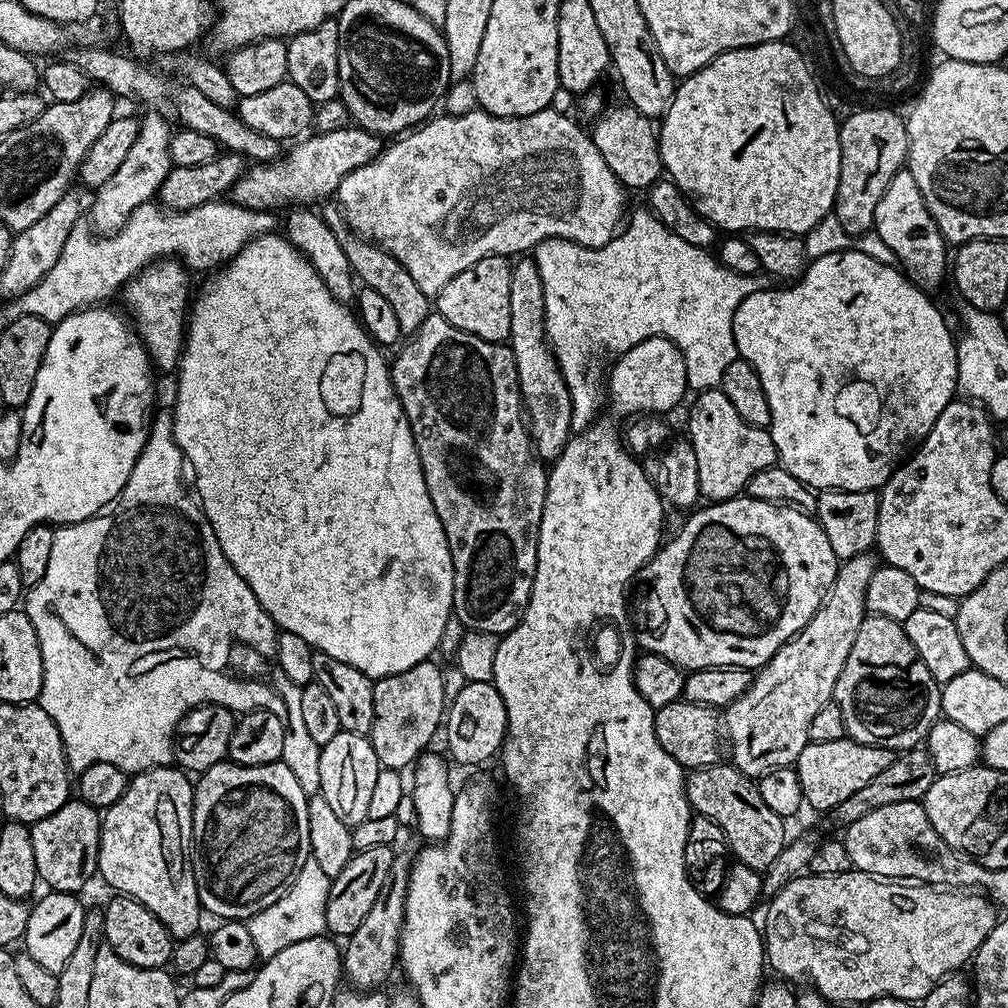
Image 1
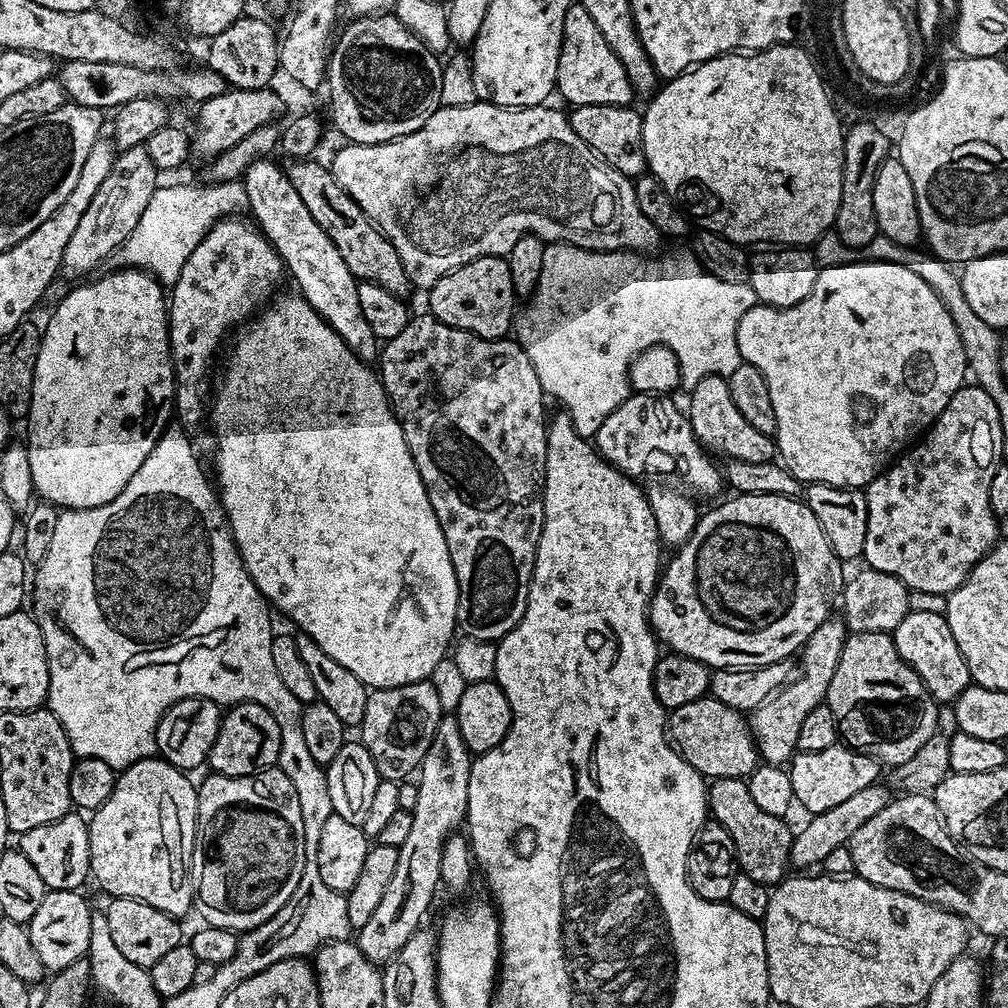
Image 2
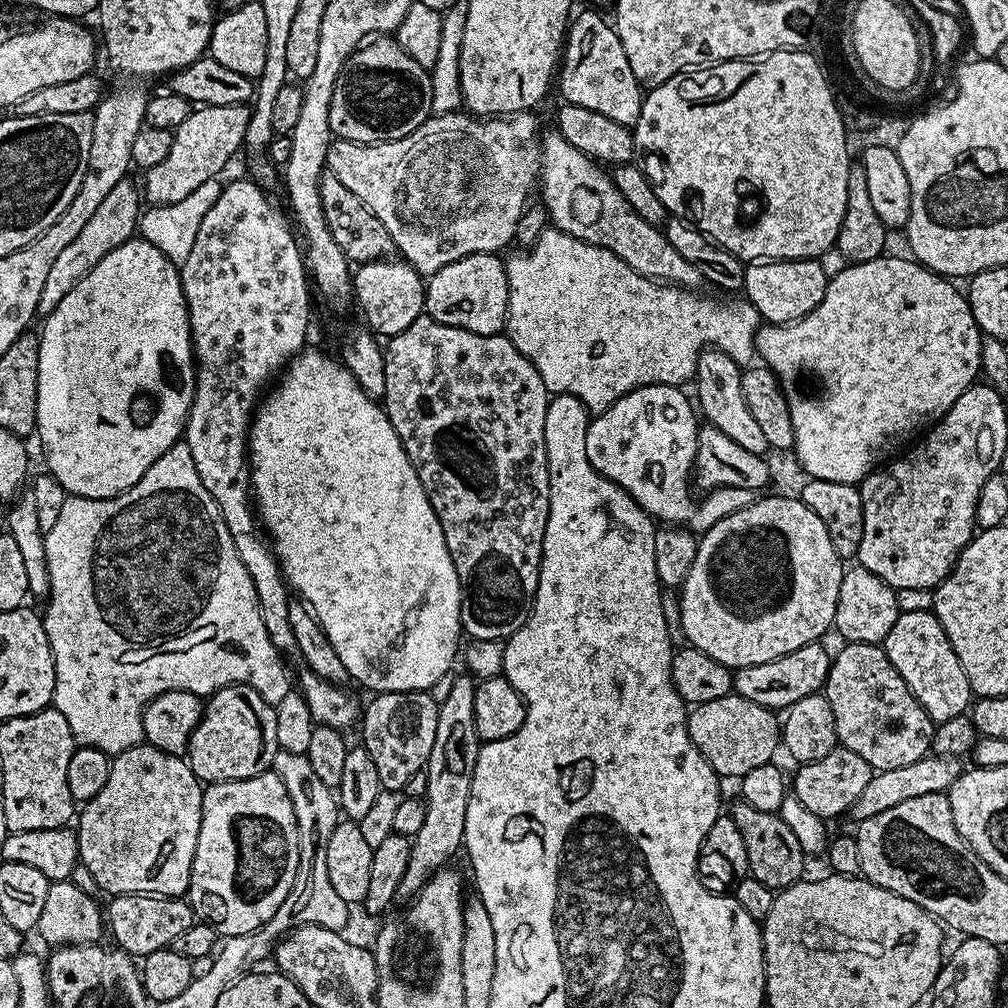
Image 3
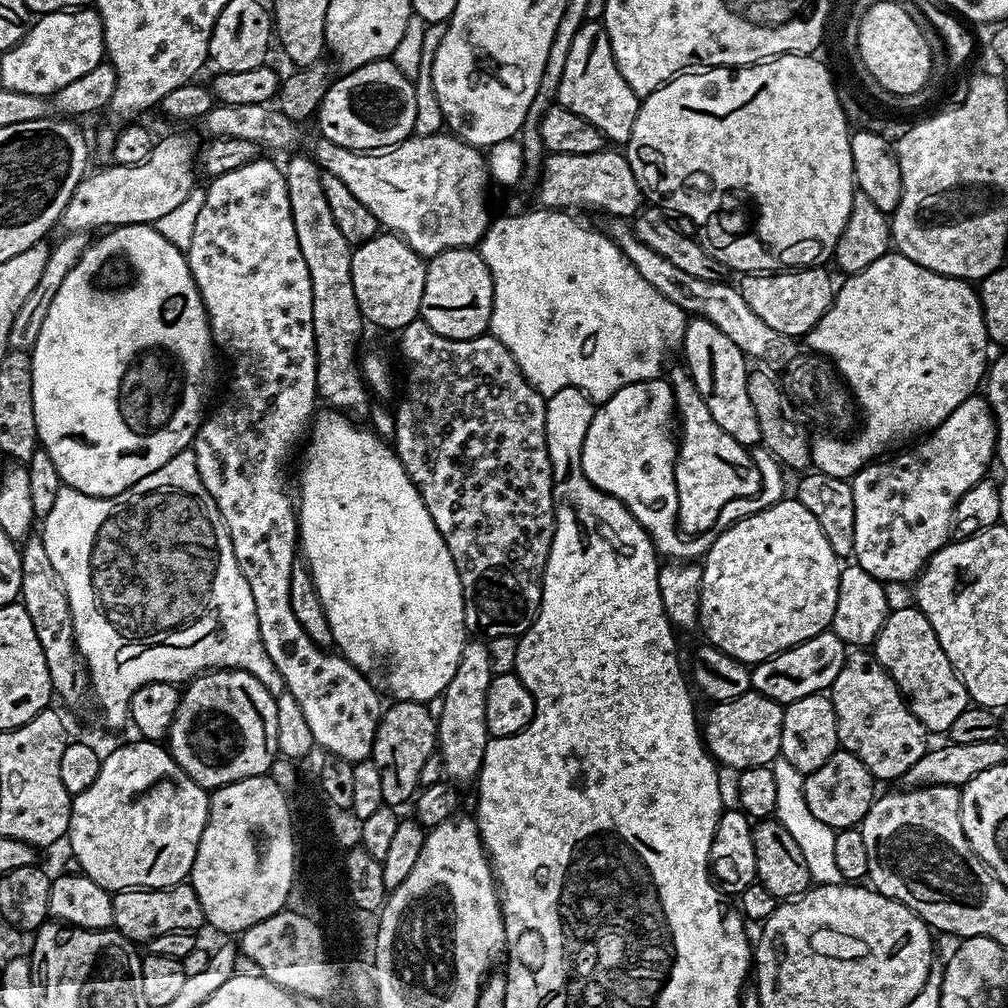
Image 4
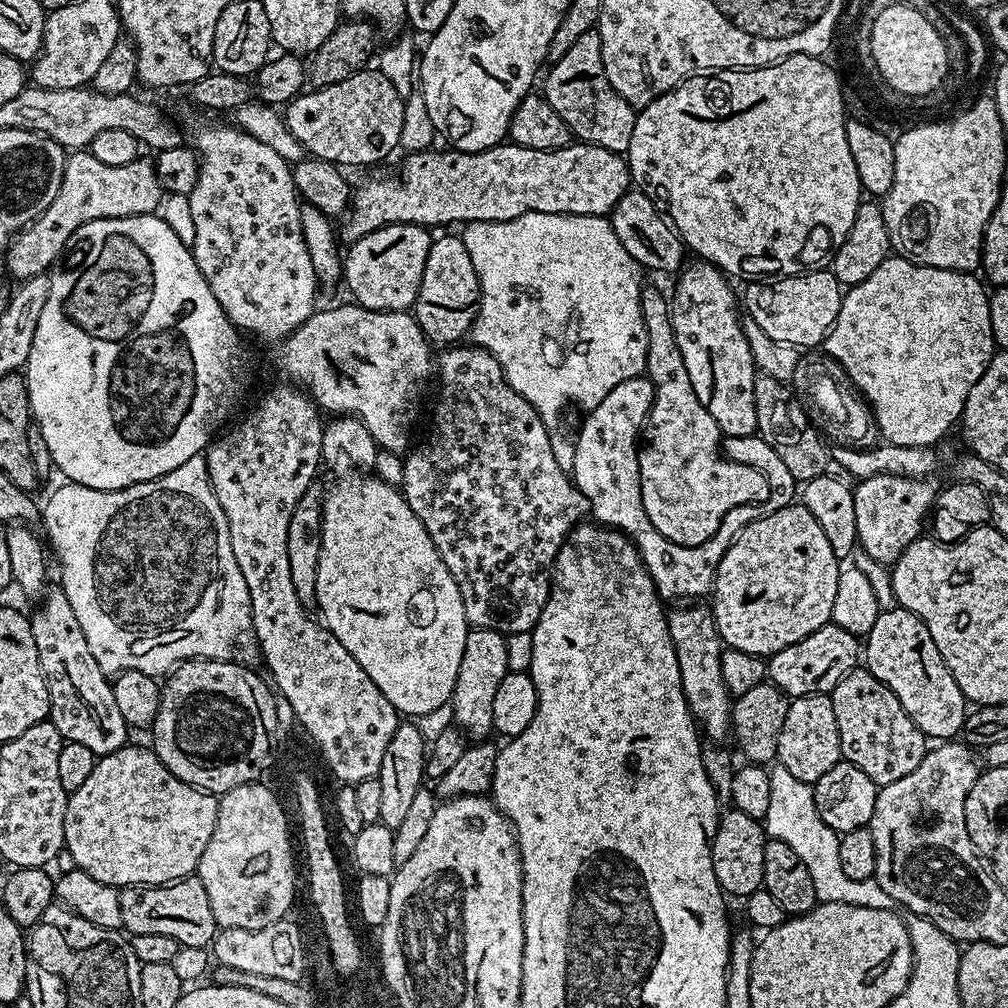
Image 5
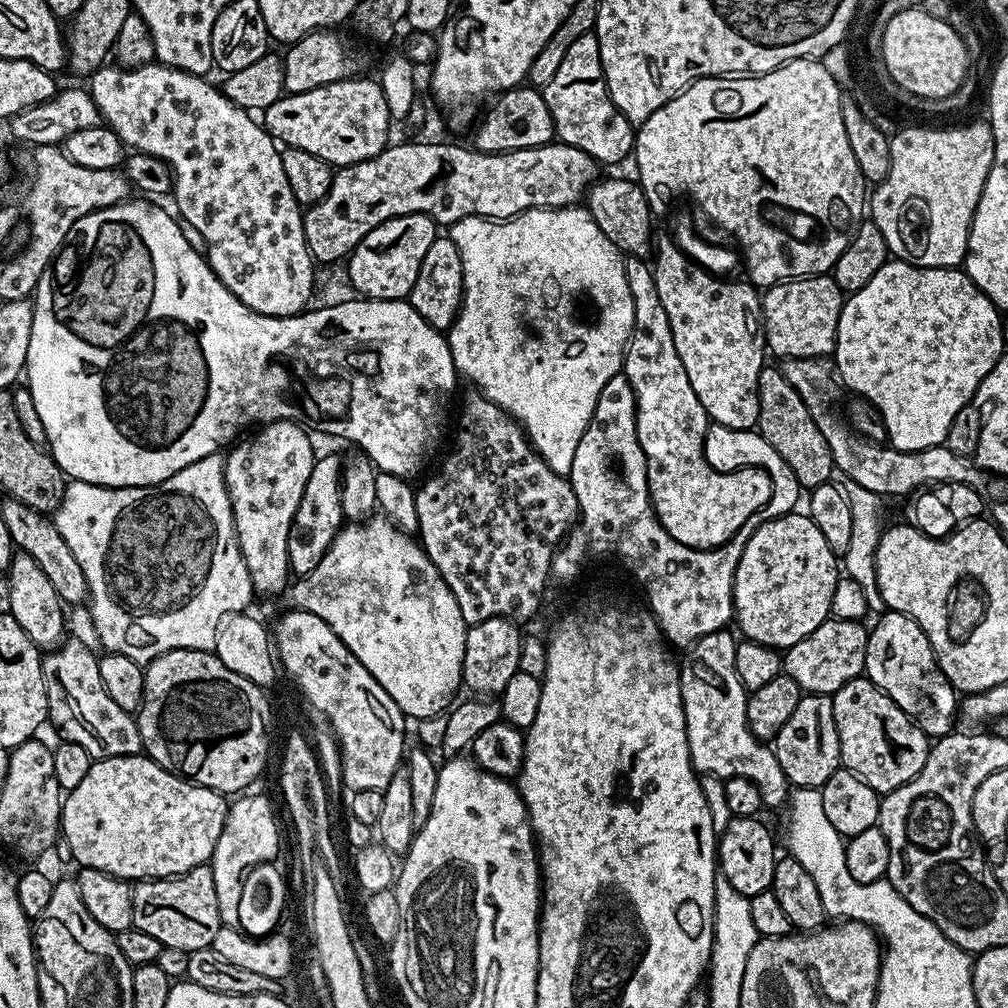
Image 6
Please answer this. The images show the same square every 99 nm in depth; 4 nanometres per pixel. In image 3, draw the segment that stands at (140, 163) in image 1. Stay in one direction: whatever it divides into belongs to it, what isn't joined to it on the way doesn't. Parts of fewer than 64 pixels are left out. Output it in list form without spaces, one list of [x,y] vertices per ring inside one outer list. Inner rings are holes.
[[[128,178],[118,182],[118,186],[114,186],[114,190],[106,194],[102,206],[98,206],[98,211],[86,222],[86,226],[82,226],[78,238],[74,238],[74,242],[70,242],[70,246],[66,246],[66,250],[62,250],[58,258],[54,258],[54,266],[50,266],[46,282],[42,285],[42,298],[36,307],[37,317],[46,318],[50,315],[54,306],[58,306],[58,302],[62,302],[62,298],[66,298],[66,294],[74,290],[76,283],[90,270],[94,270],[94,266],[98,266],[98,262],[102,262],[106,254],[110,254],[110,250],[133,239],[142,215],[140,204],[142,205],[141,189],[137,185],[135,188]]]

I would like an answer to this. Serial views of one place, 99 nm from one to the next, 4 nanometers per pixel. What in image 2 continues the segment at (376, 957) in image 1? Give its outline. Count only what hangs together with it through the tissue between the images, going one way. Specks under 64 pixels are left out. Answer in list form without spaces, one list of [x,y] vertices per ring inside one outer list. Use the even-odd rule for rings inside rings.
[[[448,714],[443,717],[434,734],[434,742],[430,742],[430,750],[426,750],[424,760],[418,769],[418,802],[414,802],[412,817],[414,823],[410,829],[410,835],[406,837],[406,842],[402,842],[398,854],[398,867],[394,870],[394,878],[390,878],[390,886],[386,886],[386,894],[378,901],[374,914],[366,918],[364,924],[359,925],[354,936],[354,943],[359,948],[373,950],[372,948],[392,948],[399,950],[406,946],[406,942],[421,927],[420,919],[428,912],[428,907],[432,904],[432,899],[436,896],[436,887],[441,887],[442,881],[440,871],[442,870],[442,854],[444,853],[444,843],[449,836],[457,831],[456,828],[465,823],[468,814],[468,787],[470,786],[470,770],[474,756],[469,752],[466,742],[462,738],[462,730],[456,721],[455,715]]]

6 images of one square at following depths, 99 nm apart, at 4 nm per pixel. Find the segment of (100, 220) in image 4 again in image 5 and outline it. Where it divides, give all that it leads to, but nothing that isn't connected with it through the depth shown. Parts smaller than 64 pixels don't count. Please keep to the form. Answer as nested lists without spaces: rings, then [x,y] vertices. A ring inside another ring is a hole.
[[[76,150],[65,159],[62,186],[54,202],[34,223],[17,232],[8,246],[8,272],[23,282],[32,276],[43,276],[61,259],[72,232],[86,222],[102,218],[146,216],[159,209],[162,189],[151,159],[137,158],[126,166],[106,166],[92,156],[91,151]]]

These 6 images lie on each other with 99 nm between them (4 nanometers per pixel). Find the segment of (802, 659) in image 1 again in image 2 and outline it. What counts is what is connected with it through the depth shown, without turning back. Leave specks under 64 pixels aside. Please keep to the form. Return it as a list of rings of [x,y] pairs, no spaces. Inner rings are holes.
[[[829,618],[810,634],[810,638],[804,644],[802,657],[804,656],[804,673],[797,675],[795,679],[784,685],[776,695],[771,696],[762,706],[758,706],[750,714],[750,727],[752,737],[756,740],[758,756],[765,764],[787,765],[797,751],[798,730],[802,727],[802,721],[814,706],[825,703],[830,678],[834,678],[834,670],[838,666],[838,658],[842,654],[842,646],[848,639],[850,632],[845,627],[843,619]]]

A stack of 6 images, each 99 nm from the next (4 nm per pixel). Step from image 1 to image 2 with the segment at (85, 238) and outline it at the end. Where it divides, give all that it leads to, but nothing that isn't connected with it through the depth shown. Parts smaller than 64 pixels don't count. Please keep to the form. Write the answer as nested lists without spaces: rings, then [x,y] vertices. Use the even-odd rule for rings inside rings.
[[[243,179],[221,184],[200,182],[200,185],[168,184],[165,188],[164,185],[157,187],[146,210],[142,210],[142,218],[138,218],[138,226],[134,226],[130,238],[126,238],[120,248],[119,259],[124,259],[127,267],[151,272],[161,285],[174,285],[178,282],[178,274],[182,274],[182,266],[186,266],[186,258],[194,254],[194,246],[206,238],[217,220],[235,217],[247,208]]]

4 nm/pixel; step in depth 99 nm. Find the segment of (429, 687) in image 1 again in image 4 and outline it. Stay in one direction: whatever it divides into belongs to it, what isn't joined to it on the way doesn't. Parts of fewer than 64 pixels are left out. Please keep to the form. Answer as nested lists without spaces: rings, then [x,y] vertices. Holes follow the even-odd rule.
[[[396,700],[380,713],[378,730],[374,734],[374,746],[371,759],[378,766],[382,778],[382,798],[385,805],[401,806],[415,797],[420,783],[418,774],[422,774],[422,765],[426,758],[434,755],[438,748],[436,729],[437,717],[427,703],[419,700]]]

